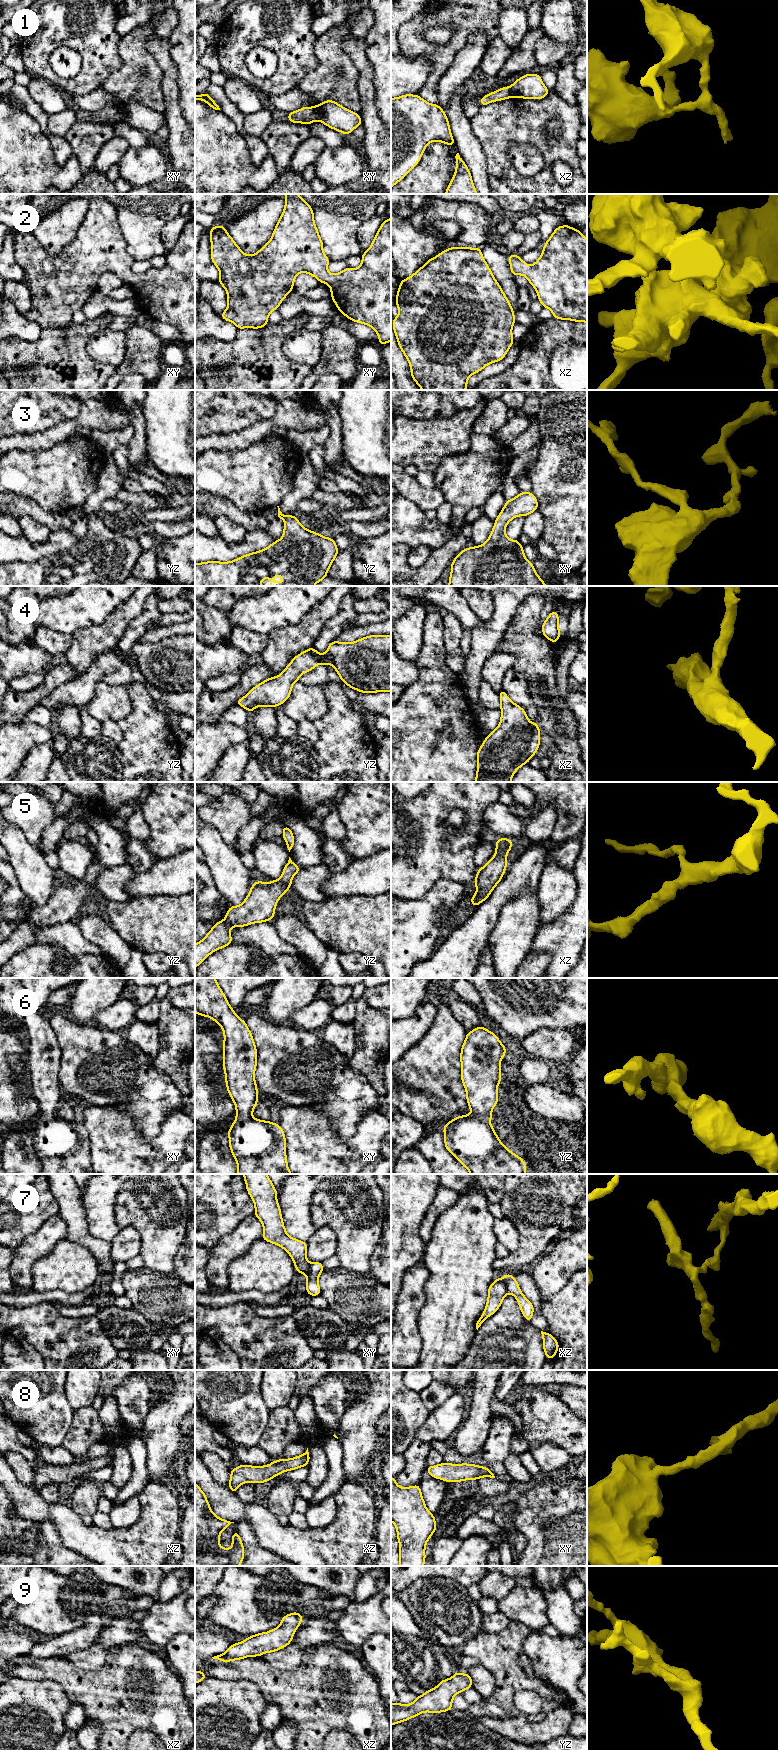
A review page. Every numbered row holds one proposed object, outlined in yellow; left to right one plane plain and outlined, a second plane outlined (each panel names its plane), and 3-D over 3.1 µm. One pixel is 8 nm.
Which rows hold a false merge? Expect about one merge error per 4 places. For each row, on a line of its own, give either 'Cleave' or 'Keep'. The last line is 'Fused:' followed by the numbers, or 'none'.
1: Cleave
2: Keep
3: Keep
4: Keep
5: Keep
6: Keep
7: Cleave
8: Keep
9: Keep
Fused: 1, 7

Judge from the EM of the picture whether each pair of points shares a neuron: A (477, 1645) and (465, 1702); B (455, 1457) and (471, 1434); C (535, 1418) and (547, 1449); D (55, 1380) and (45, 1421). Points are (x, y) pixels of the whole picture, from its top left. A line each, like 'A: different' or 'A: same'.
A: different
B: different
C: different
D: same

